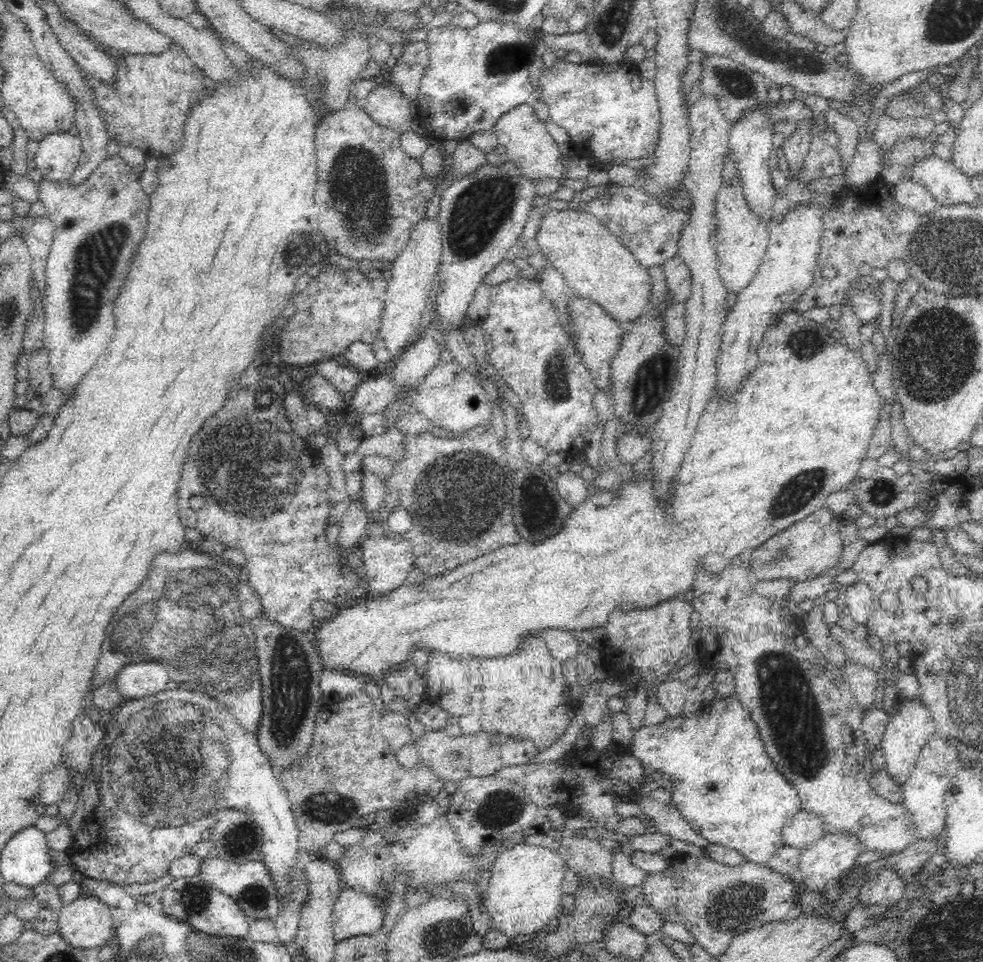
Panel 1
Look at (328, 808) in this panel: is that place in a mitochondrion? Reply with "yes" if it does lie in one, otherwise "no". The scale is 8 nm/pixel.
yes

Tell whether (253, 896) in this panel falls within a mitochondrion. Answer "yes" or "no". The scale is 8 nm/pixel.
yes

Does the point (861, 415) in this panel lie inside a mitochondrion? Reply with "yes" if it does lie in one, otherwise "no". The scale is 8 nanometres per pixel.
no

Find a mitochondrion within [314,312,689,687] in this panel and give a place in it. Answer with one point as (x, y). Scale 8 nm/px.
(456, 495)

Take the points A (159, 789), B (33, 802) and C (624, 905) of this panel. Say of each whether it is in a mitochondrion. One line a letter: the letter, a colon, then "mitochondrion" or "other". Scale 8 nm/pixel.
A: mitochondrion
B: other
C: other

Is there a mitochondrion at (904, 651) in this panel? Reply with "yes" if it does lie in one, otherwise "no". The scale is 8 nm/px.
no

